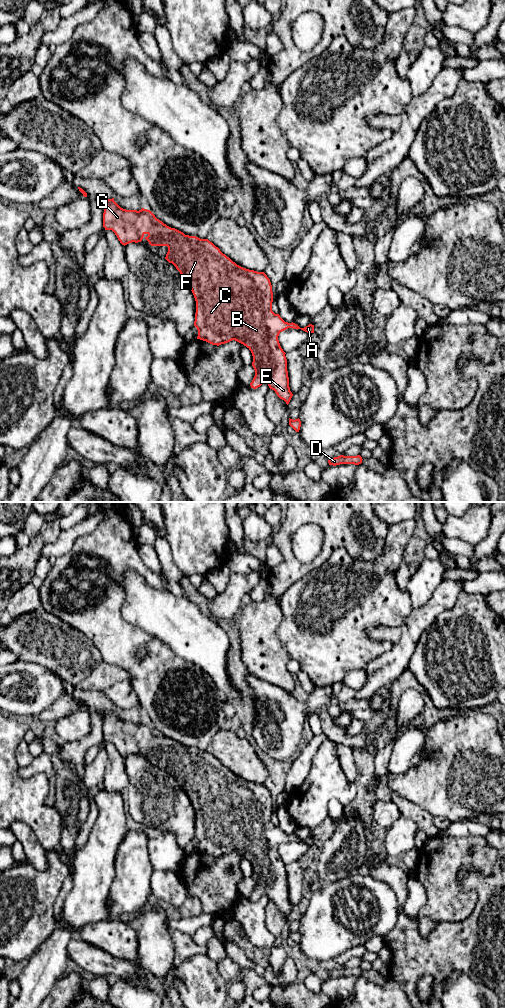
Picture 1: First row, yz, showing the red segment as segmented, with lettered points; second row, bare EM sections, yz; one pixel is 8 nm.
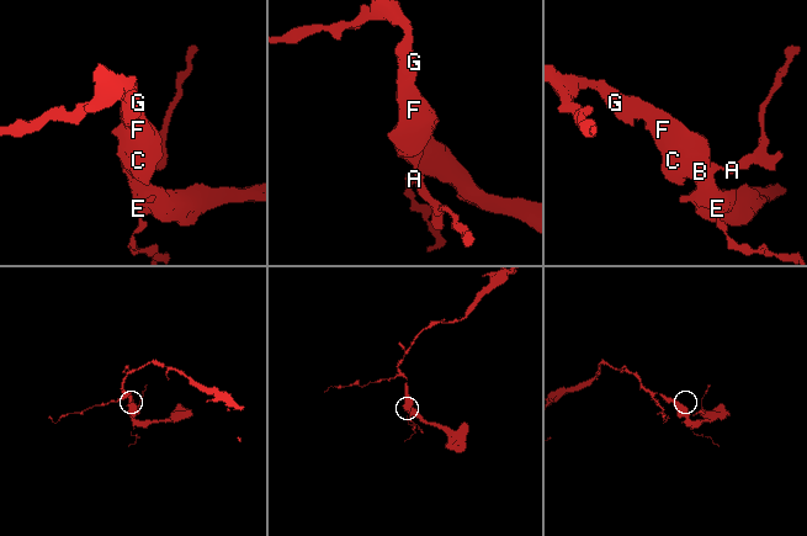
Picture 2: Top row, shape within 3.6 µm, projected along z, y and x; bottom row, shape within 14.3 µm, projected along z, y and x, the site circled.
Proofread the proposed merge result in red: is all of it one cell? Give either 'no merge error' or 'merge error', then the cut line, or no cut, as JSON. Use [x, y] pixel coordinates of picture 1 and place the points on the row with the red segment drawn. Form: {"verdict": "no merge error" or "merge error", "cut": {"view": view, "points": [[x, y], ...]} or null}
{"verdict": "no merge error", "cut": null}

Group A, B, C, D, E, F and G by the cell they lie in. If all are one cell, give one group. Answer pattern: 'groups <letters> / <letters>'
groups A B C D E F G

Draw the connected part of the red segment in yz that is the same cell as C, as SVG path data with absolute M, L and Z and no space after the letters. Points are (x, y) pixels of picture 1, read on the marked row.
M114 198L105 202L103 227L112 230L124 246L141 242L143 238L151 246L167 246L165 259L180 272L196 301L194 326L198 330L197 339L217 346L235 340L246 346L252 353L255 370L251 388L256 389L267 383L280 399L289 404L293 394L289 387L286 353L280 346L278 336L288 328L301 329L311 334L314 333L314 325L300 328L293 322L285 322L272 311L272 285L264 272L237 265L208 239L185 235L157 219L150 210L123 209Z

